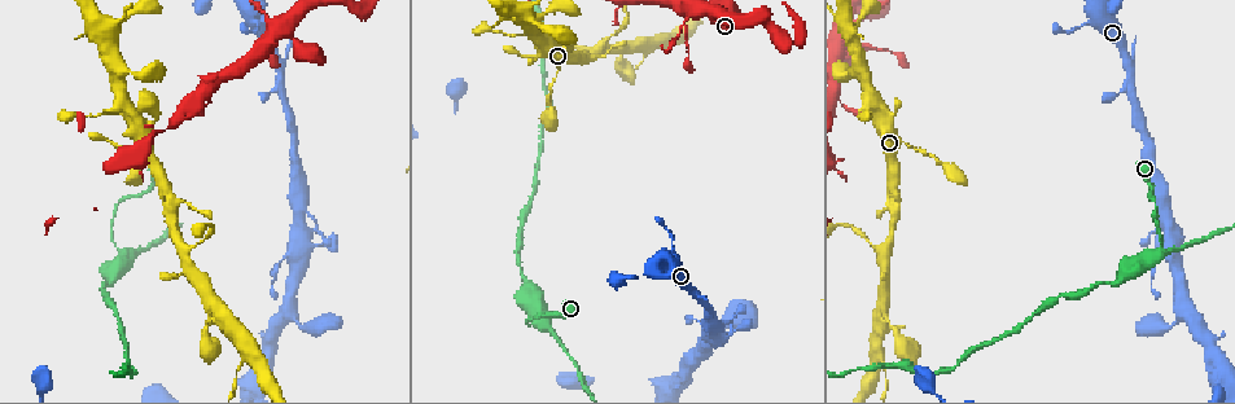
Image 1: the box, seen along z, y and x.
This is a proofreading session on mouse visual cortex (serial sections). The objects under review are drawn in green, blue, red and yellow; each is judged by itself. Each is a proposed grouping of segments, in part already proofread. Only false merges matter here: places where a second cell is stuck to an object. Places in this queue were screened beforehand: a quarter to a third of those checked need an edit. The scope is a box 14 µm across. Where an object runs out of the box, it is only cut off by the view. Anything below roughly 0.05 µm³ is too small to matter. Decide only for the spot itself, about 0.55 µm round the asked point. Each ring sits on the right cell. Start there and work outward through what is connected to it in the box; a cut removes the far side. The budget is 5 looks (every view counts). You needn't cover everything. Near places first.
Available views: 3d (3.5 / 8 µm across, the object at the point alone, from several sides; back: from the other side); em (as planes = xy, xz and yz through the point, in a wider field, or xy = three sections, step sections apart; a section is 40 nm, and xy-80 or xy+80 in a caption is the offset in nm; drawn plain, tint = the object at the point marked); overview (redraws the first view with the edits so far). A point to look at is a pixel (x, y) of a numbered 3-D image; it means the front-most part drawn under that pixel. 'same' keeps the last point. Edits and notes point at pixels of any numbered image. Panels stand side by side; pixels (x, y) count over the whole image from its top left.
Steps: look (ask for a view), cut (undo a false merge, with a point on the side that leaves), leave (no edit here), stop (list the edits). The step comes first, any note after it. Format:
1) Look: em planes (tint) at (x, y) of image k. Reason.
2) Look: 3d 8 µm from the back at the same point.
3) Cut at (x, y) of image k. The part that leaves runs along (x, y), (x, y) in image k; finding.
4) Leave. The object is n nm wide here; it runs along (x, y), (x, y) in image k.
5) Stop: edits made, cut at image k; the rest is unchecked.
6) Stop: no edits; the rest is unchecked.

Look: 3d 3.5 µm at (687, 25) of image 1. Narrows sharply.

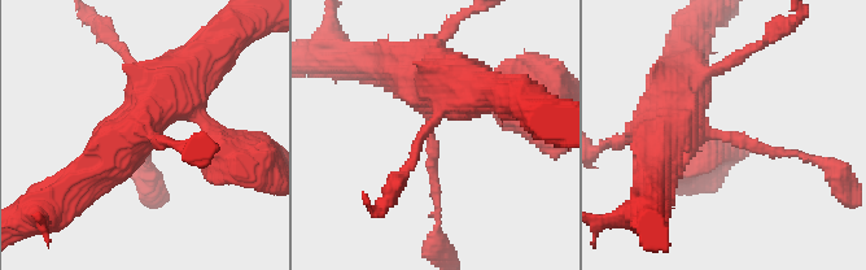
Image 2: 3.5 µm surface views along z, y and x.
Look: em planes (tint) at (717, 137) of image 2. The arms are 150, 450 nm wide; shape alone is not enough.

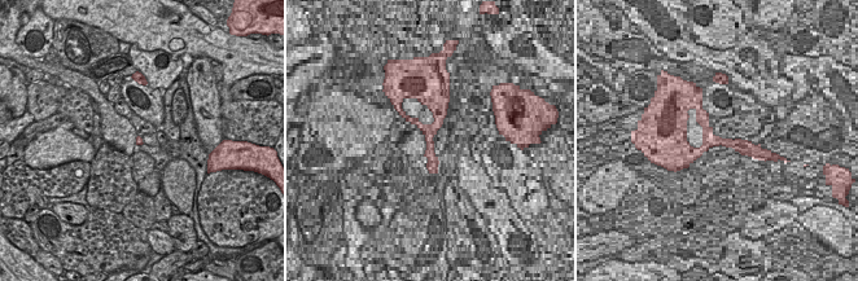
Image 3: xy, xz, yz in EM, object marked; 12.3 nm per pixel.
Leave. It runs along (670, 104), (707, 136), (800, 152) in image 2; continuous, no second cell.

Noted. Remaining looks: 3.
Look: 3d 3.5 µm at (1160, 255) of image 1. Thin arm on a thick one.

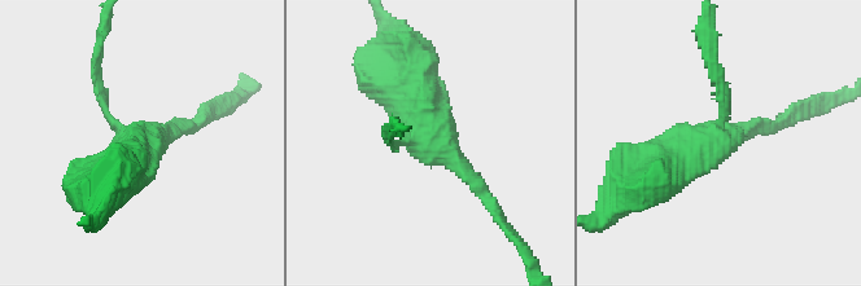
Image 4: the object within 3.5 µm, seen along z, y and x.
Look: em xy step 1 (tint) at (422, 137) of image 4. 3 arms meet here; the arms are 100, 150, 500 nm wide.

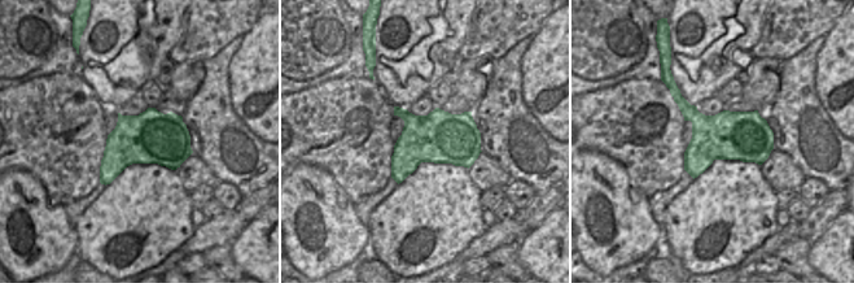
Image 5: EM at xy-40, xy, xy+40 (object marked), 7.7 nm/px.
Leave. It runs along (720, 67), (720, 135), (639, 179) in image 4; all the same cell.

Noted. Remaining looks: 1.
Stop: no edits; the rest is unchecked.

